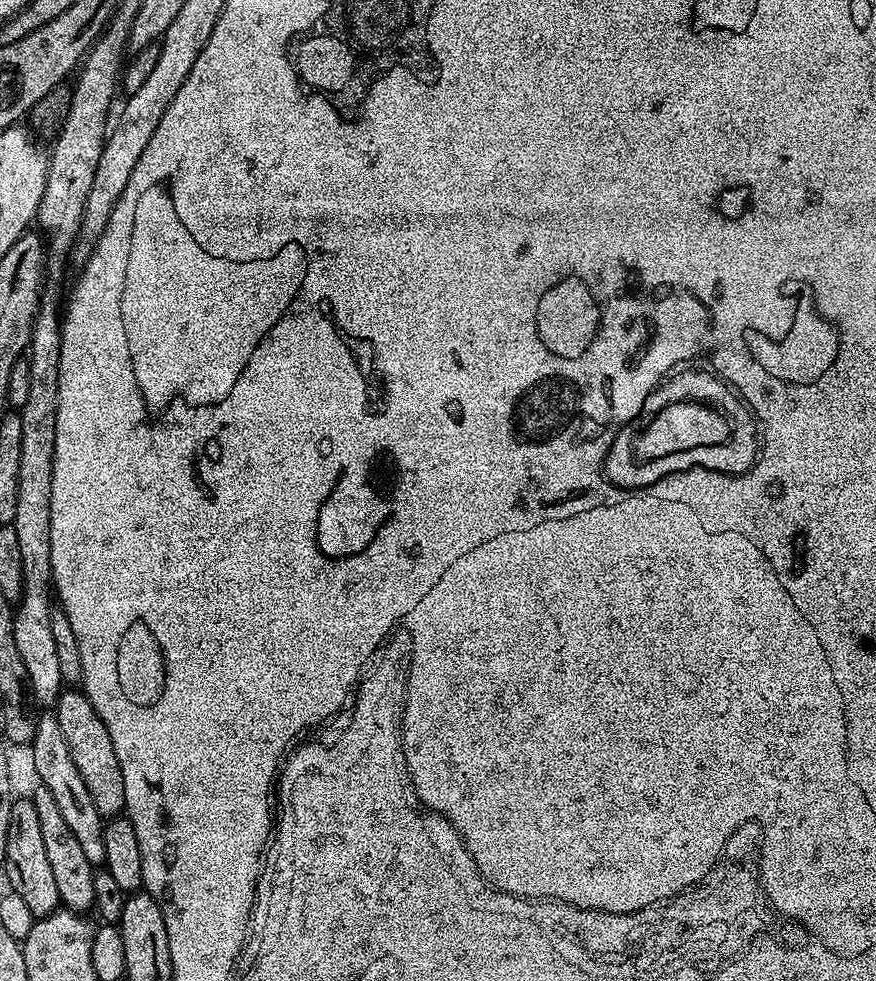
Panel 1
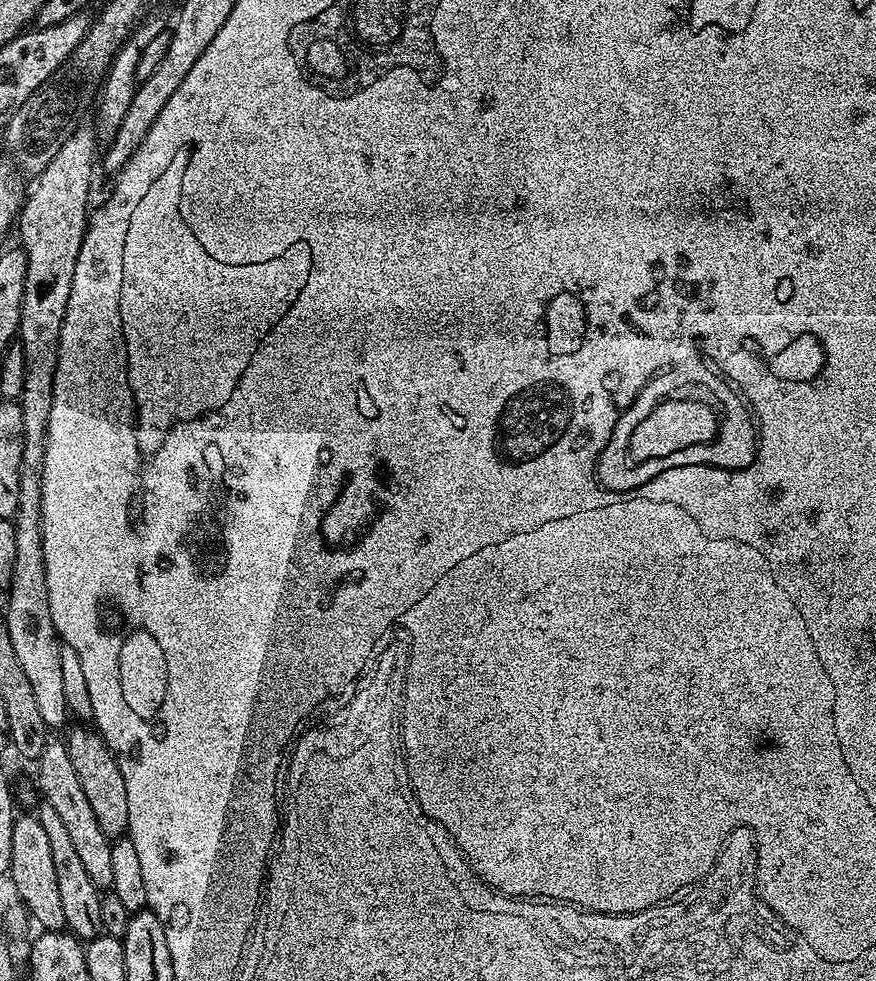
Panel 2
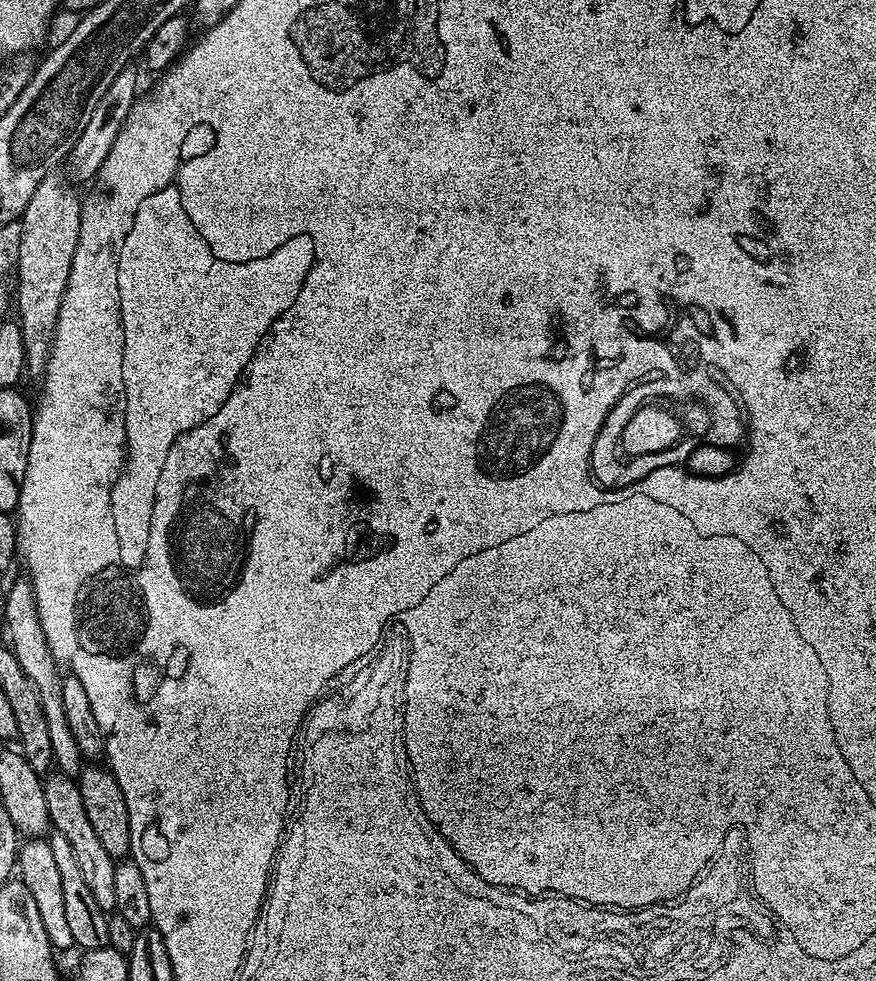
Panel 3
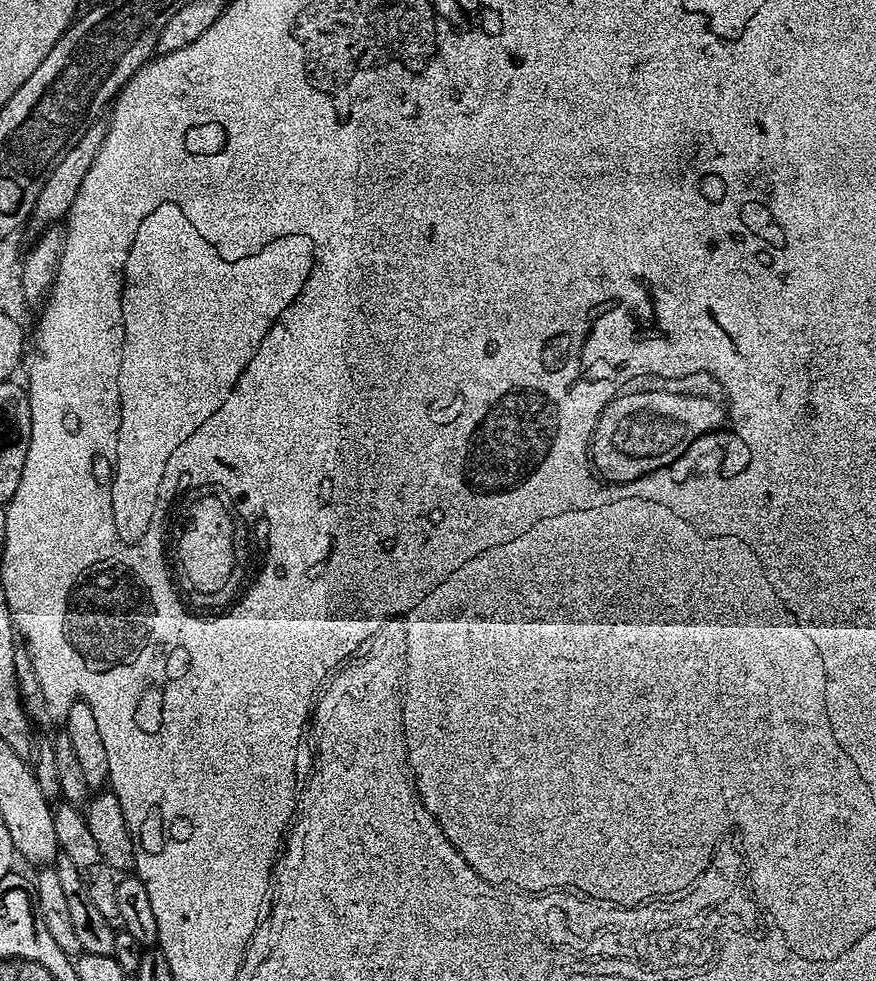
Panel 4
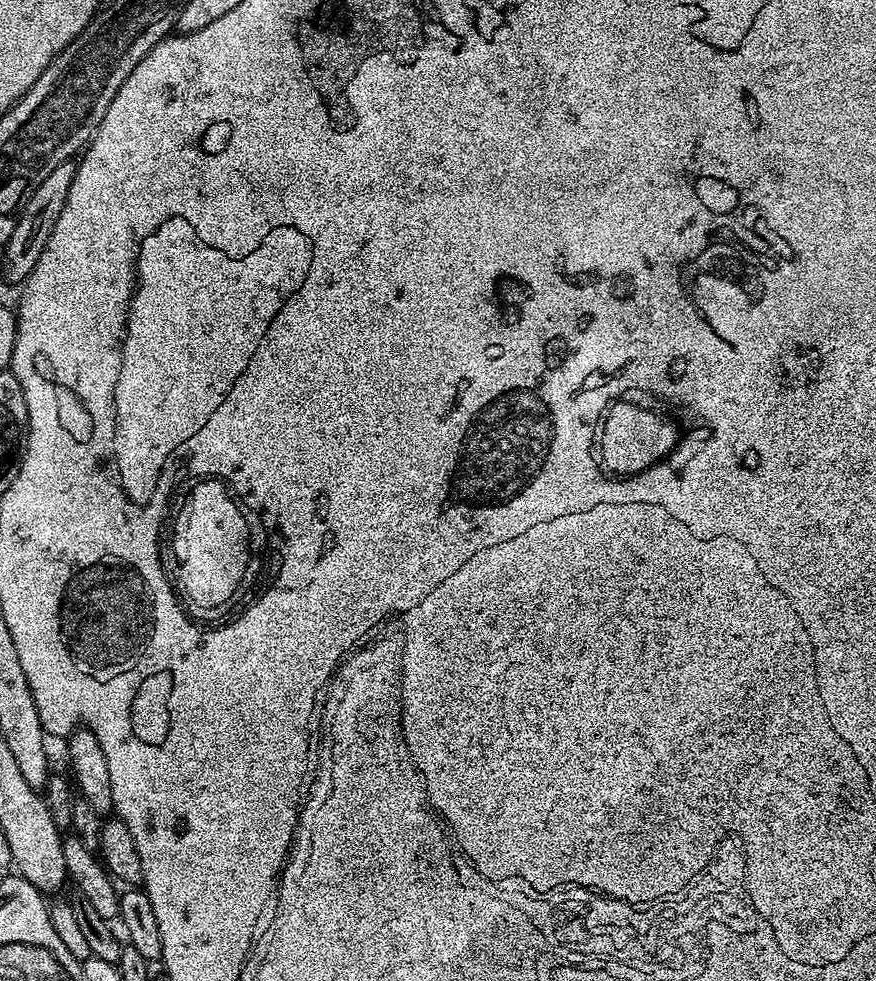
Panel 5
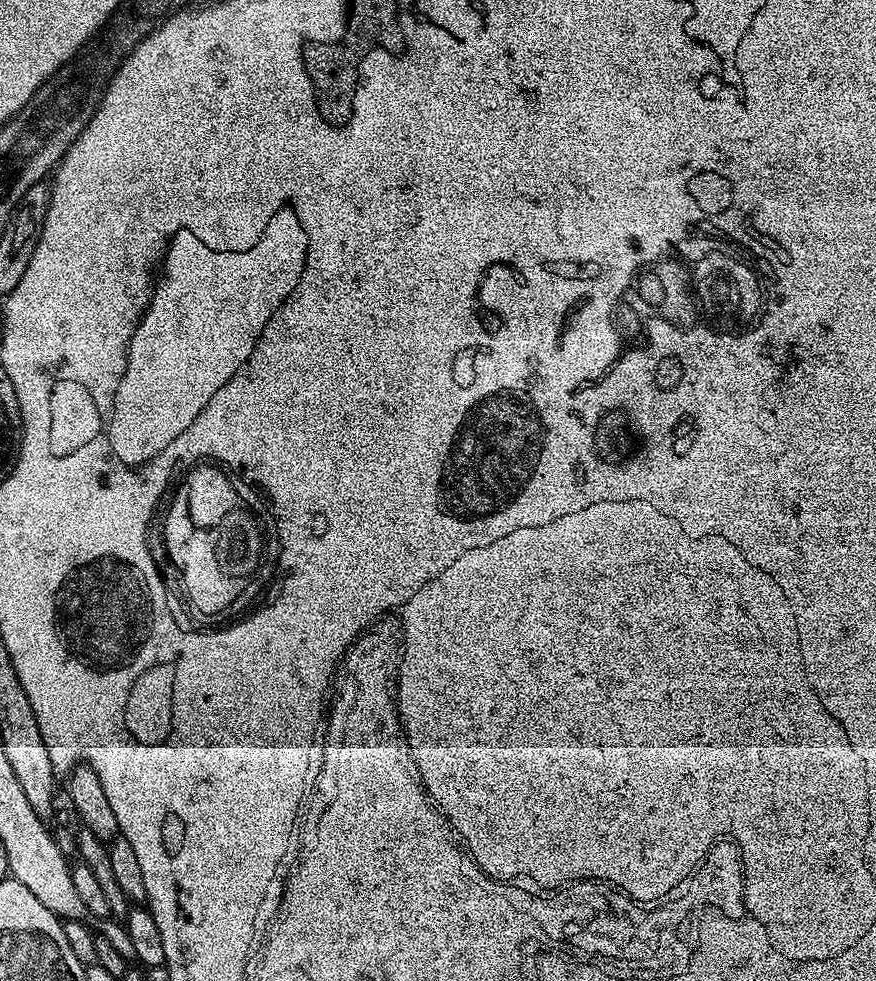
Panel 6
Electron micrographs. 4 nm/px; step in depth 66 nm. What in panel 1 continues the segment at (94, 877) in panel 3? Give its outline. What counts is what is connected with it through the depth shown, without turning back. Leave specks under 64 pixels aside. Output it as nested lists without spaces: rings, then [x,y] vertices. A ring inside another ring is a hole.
[[[55,714],[41,715],[36,721],[36,729],[30,743],[32,750],[32,768],[36,771],[39,787],[50,790],[54,794],[54,802],[58,802],[58,811],[66,826],[70,826],[74,838],[78,838],[86,858],[94,866],[103,865],[106,858],[104,845],[105,817],[98,814],[98,806],[90,799],[90,790],[86,790],[86,782],[82,782],[82,774],[78,774],[78,766],[74,766],[74,758],[70,758],[70,749],[66,746],[66,737],[62,734],[62,726],[58,726]]]

